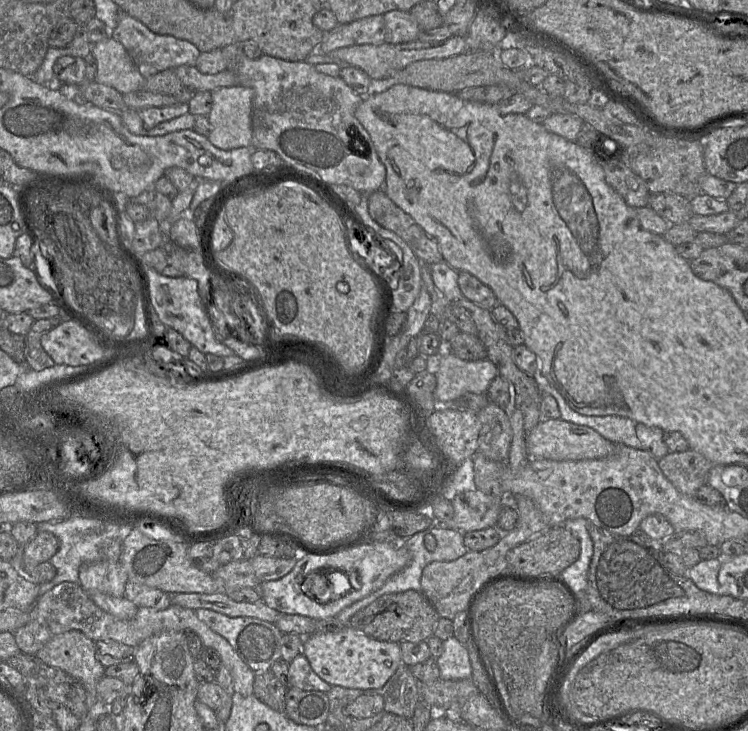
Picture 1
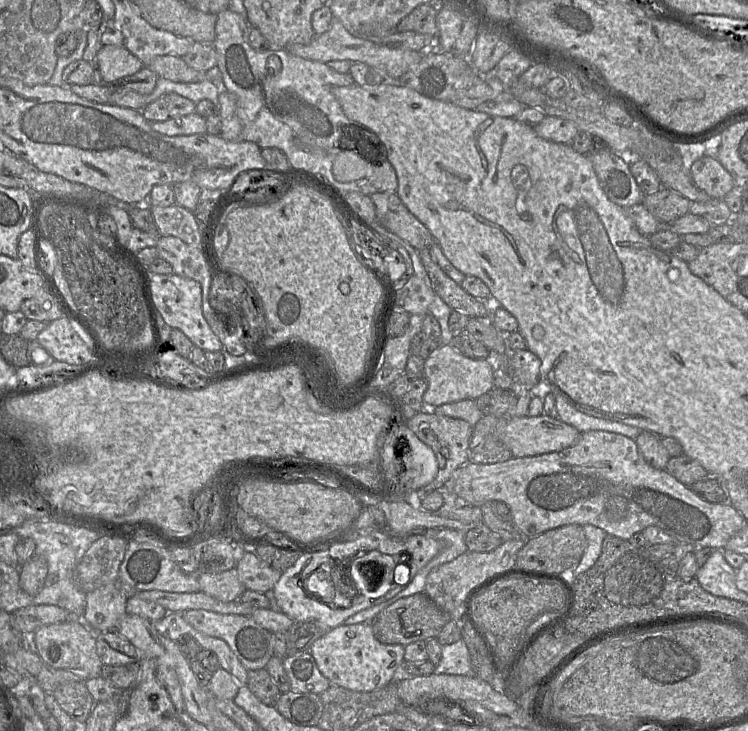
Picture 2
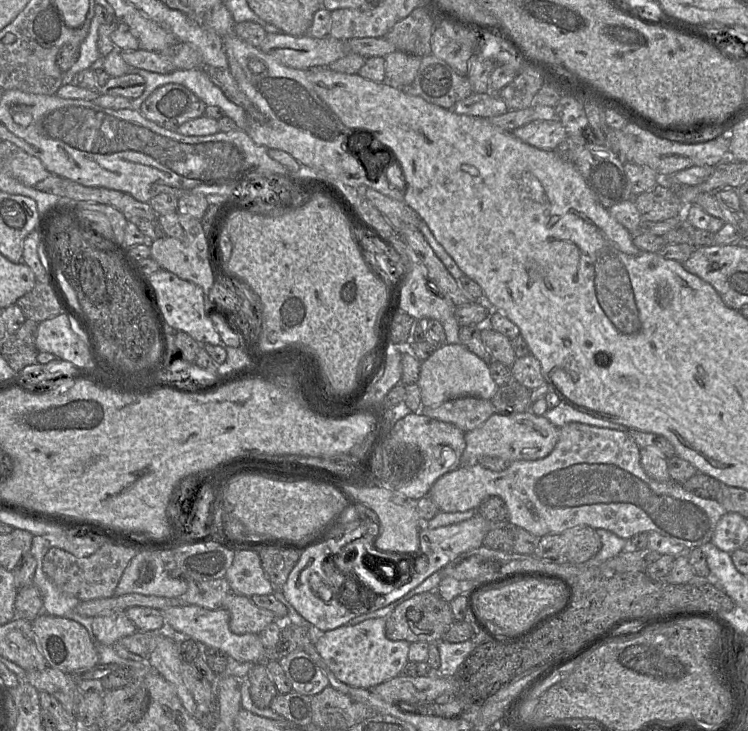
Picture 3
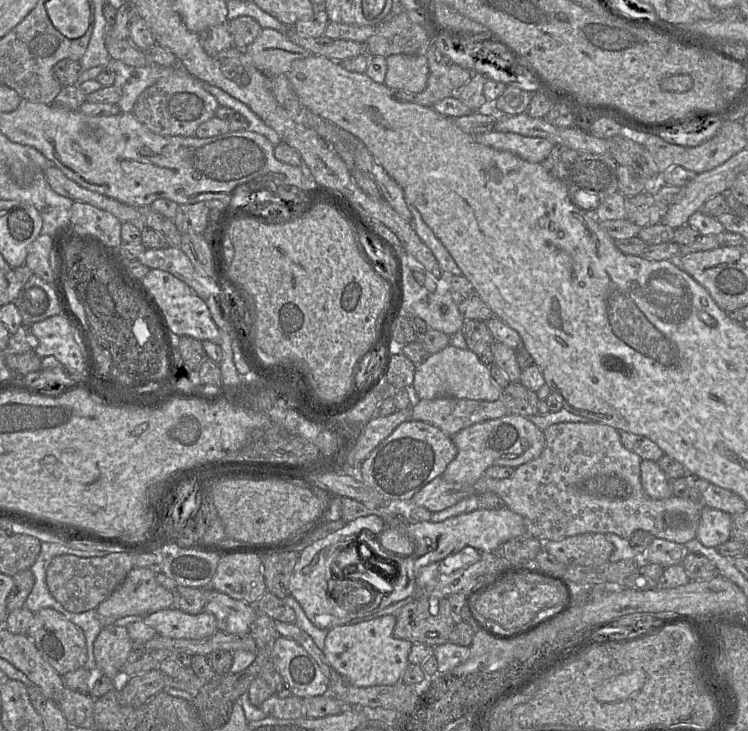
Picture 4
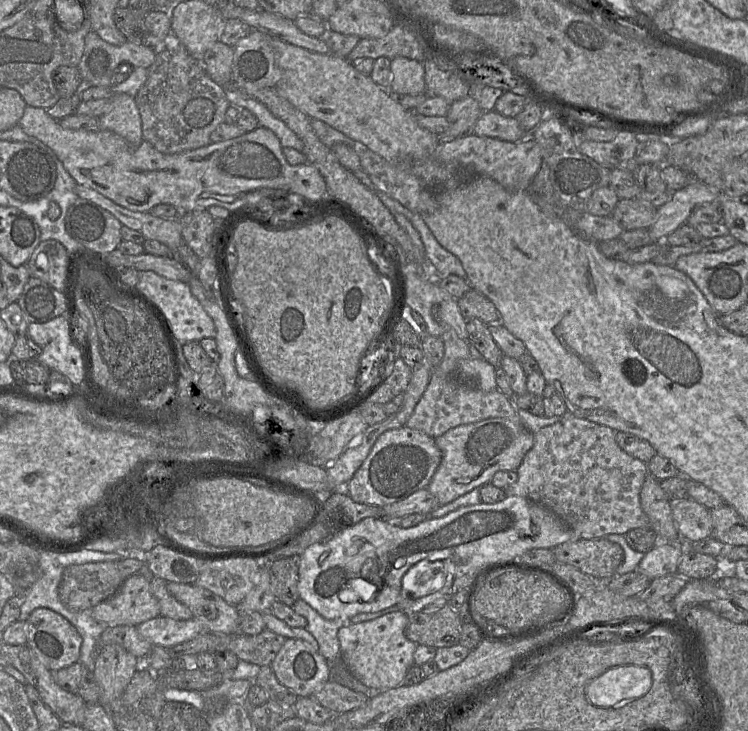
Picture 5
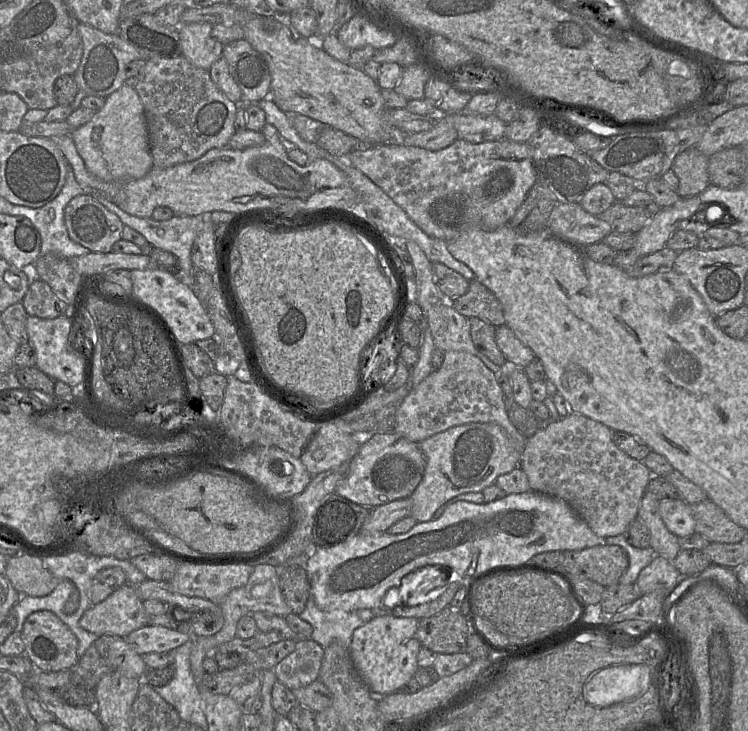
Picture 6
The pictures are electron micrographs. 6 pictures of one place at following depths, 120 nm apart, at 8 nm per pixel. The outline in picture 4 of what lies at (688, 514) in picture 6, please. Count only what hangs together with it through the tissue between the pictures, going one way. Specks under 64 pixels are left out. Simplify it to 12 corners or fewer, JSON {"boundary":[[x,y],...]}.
{"boundary":[[703,506],[696,539],[716,548],[731,538],[732,516]]}

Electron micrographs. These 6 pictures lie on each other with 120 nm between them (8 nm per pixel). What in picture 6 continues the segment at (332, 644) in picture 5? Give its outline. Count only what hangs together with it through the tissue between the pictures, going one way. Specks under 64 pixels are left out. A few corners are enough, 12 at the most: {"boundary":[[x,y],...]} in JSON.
{"boundary":[[311,595],[298,616],[312,626],[310,639],[324,649],[349,651],[354,630],[355,612],[322,610]]}

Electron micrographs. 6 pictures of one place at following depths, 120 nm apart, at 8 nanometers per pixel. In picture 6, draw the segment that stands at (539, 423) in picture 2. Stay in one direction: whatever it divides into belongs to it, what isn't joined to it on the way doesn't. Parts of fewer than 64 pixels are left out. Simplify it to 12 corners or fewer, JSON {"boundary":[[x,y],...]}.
{"boundary":[[495,423],[448,428],[418,443],[417,522],[514,470],[522,453]]}

